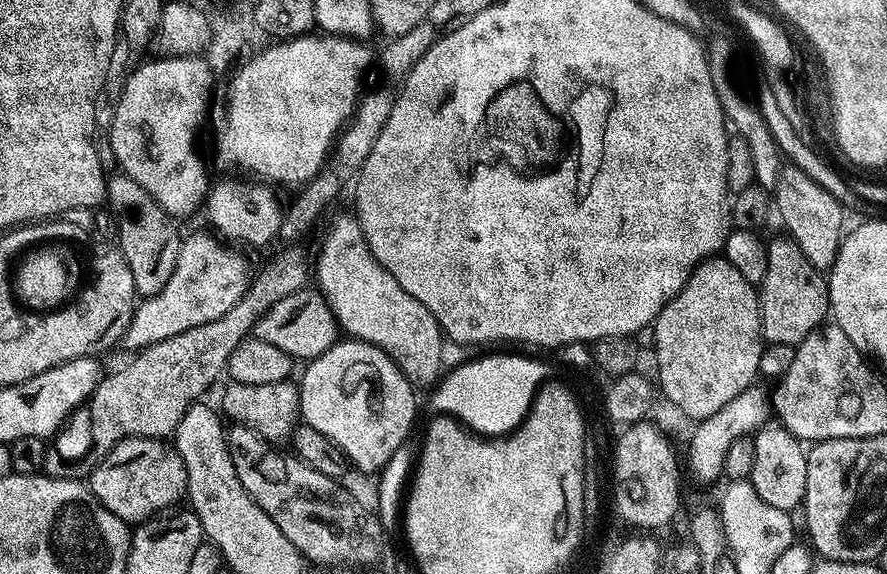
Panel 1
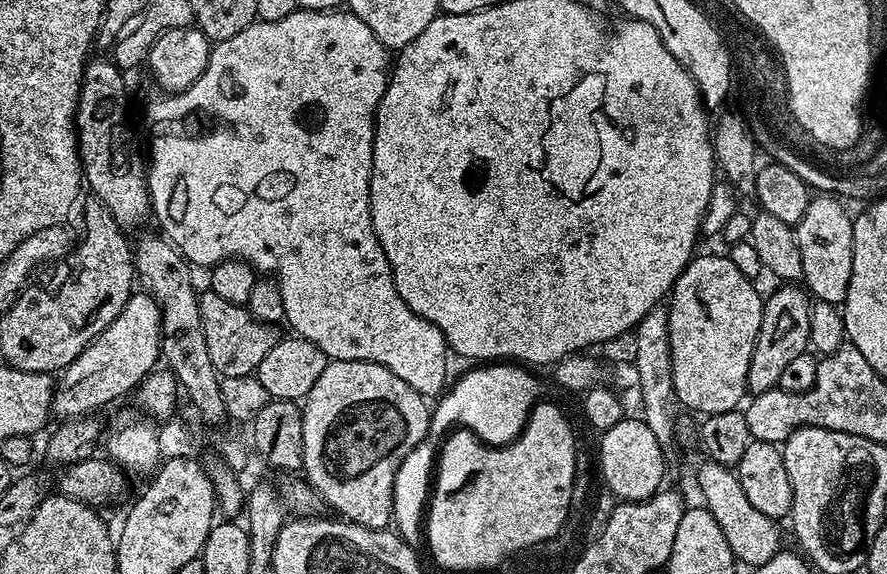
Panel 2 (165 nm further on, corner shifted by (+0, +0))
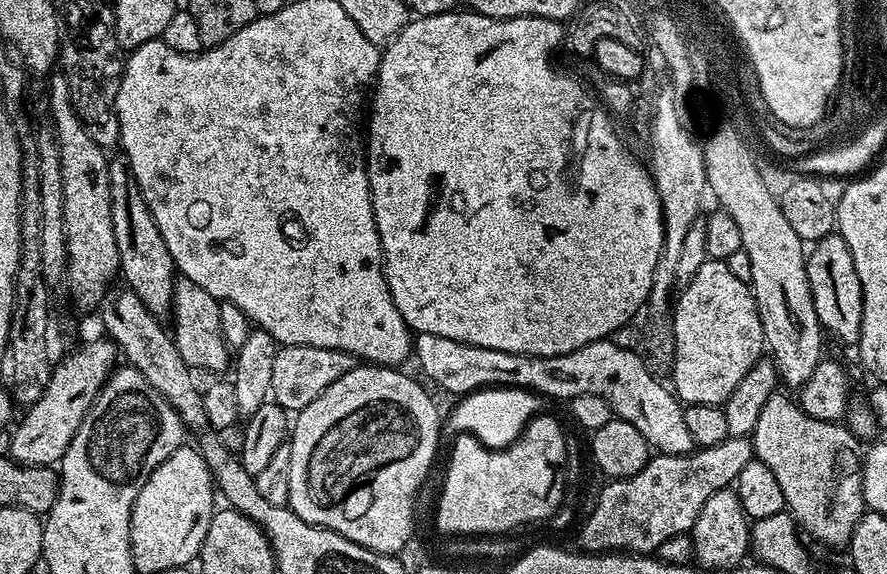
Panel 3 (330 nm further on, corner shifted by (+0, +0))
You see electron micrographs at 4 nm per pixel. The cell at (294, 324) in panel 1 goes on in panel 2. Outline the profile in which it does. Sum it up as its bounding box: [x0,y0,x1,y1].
[198,291,282,378]

